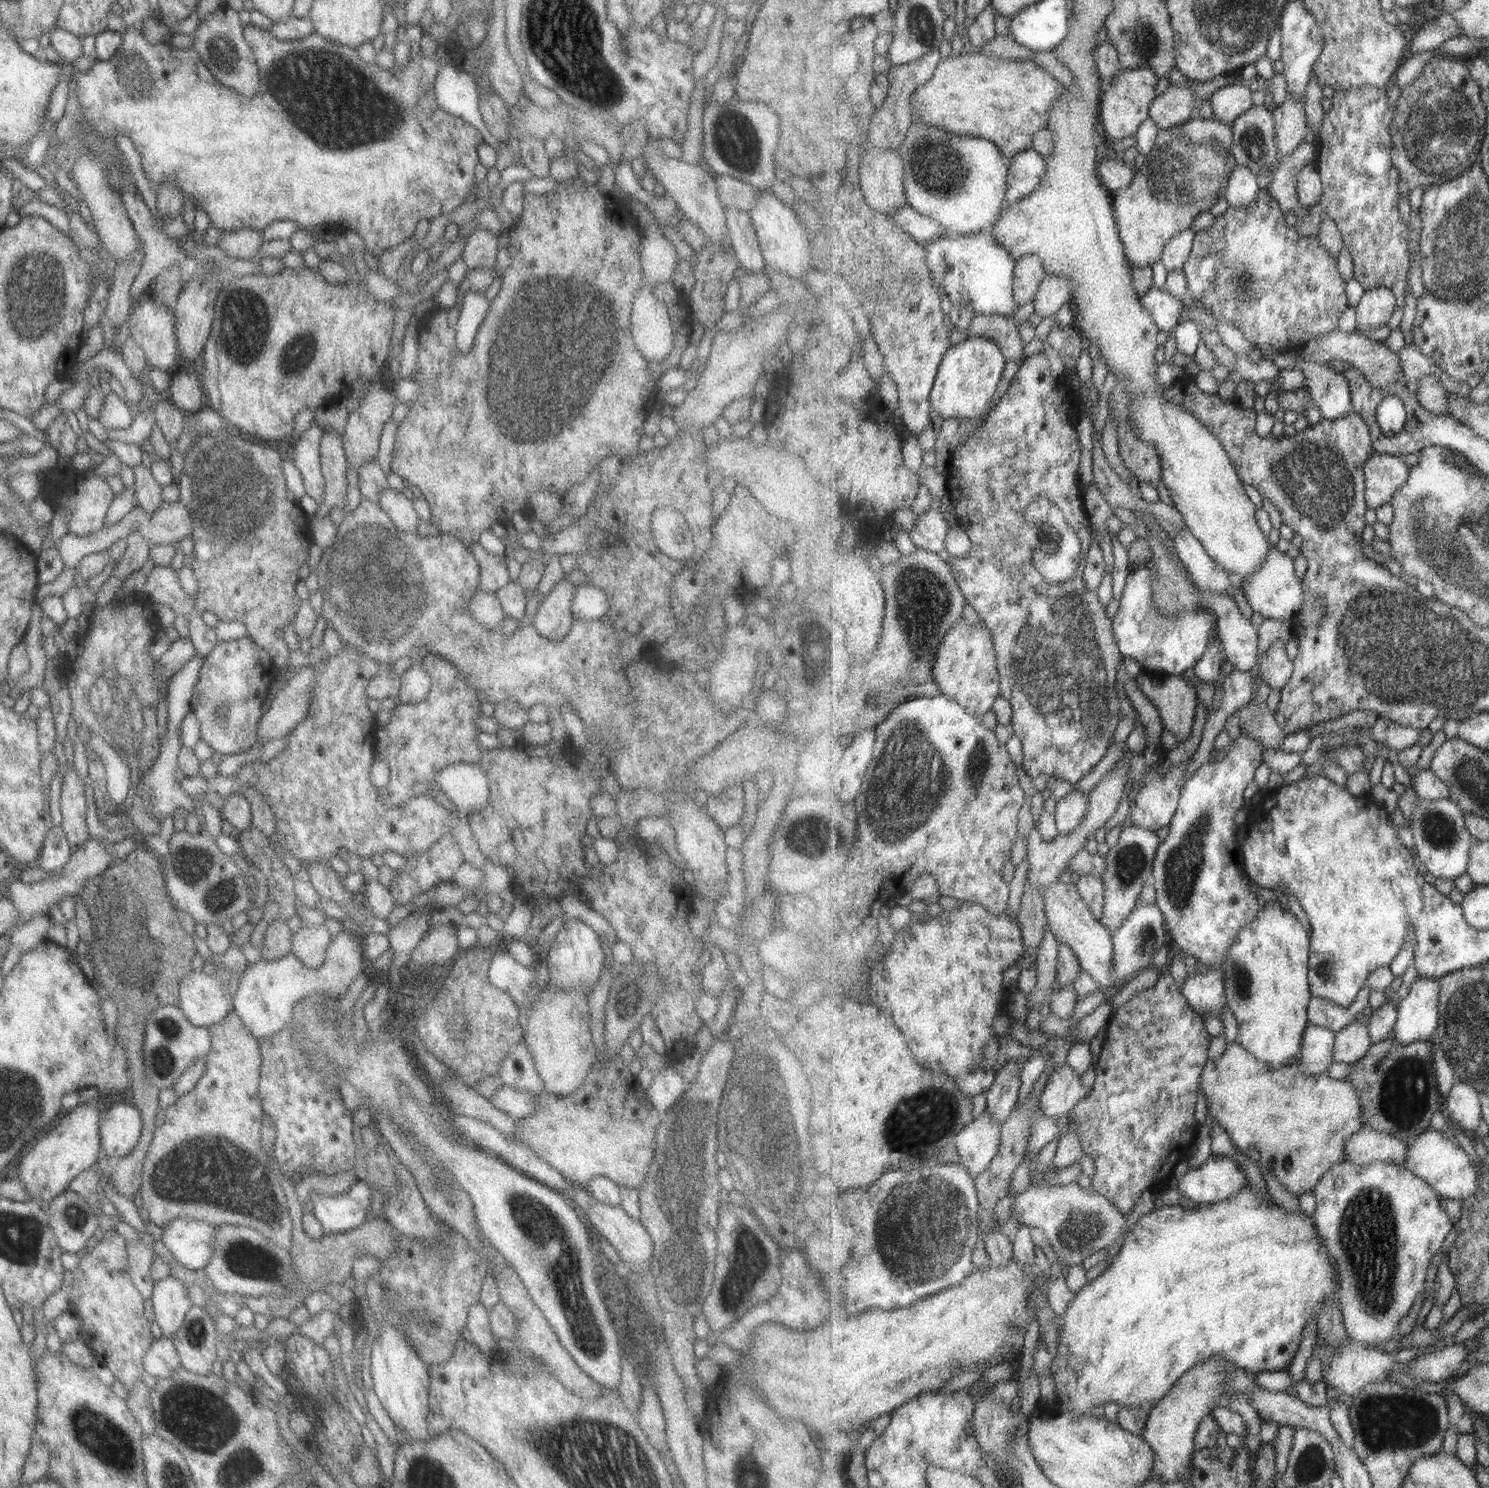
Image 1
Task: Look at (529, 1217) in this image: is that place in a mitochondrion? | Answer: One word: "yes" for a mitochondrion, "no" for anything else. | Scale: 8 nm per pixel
yes

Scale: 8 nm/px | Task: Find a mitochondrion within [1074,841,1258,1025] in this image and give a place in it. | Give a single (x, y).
(1240, 976)

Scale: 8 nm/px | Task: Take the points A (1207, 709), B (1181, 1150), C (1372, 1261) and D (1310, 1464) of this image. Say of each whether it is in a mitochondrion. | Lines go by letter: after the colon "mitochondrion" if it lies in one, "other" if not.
A: other
B: other
C: mitochondrion
D: mitochondrion

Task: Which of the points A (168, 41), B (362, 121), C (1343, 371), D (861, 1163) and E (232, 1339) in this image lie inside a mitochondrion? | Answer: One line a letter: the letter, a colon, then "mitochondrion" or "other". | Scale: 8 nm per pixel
A: other
B: mitochondrion
C: other
D: other
E: other

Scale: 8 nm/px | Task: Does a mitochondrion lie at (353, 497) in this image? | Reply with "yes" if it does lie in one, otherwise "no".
no

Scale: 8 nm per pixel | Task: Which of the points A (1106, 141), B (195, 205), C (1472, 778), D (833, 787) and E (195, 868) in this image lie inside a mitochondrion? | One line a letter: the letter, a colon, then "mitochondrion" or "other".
A: other
B: other
C: mitochondrion
D: other
E: mitochondrion

